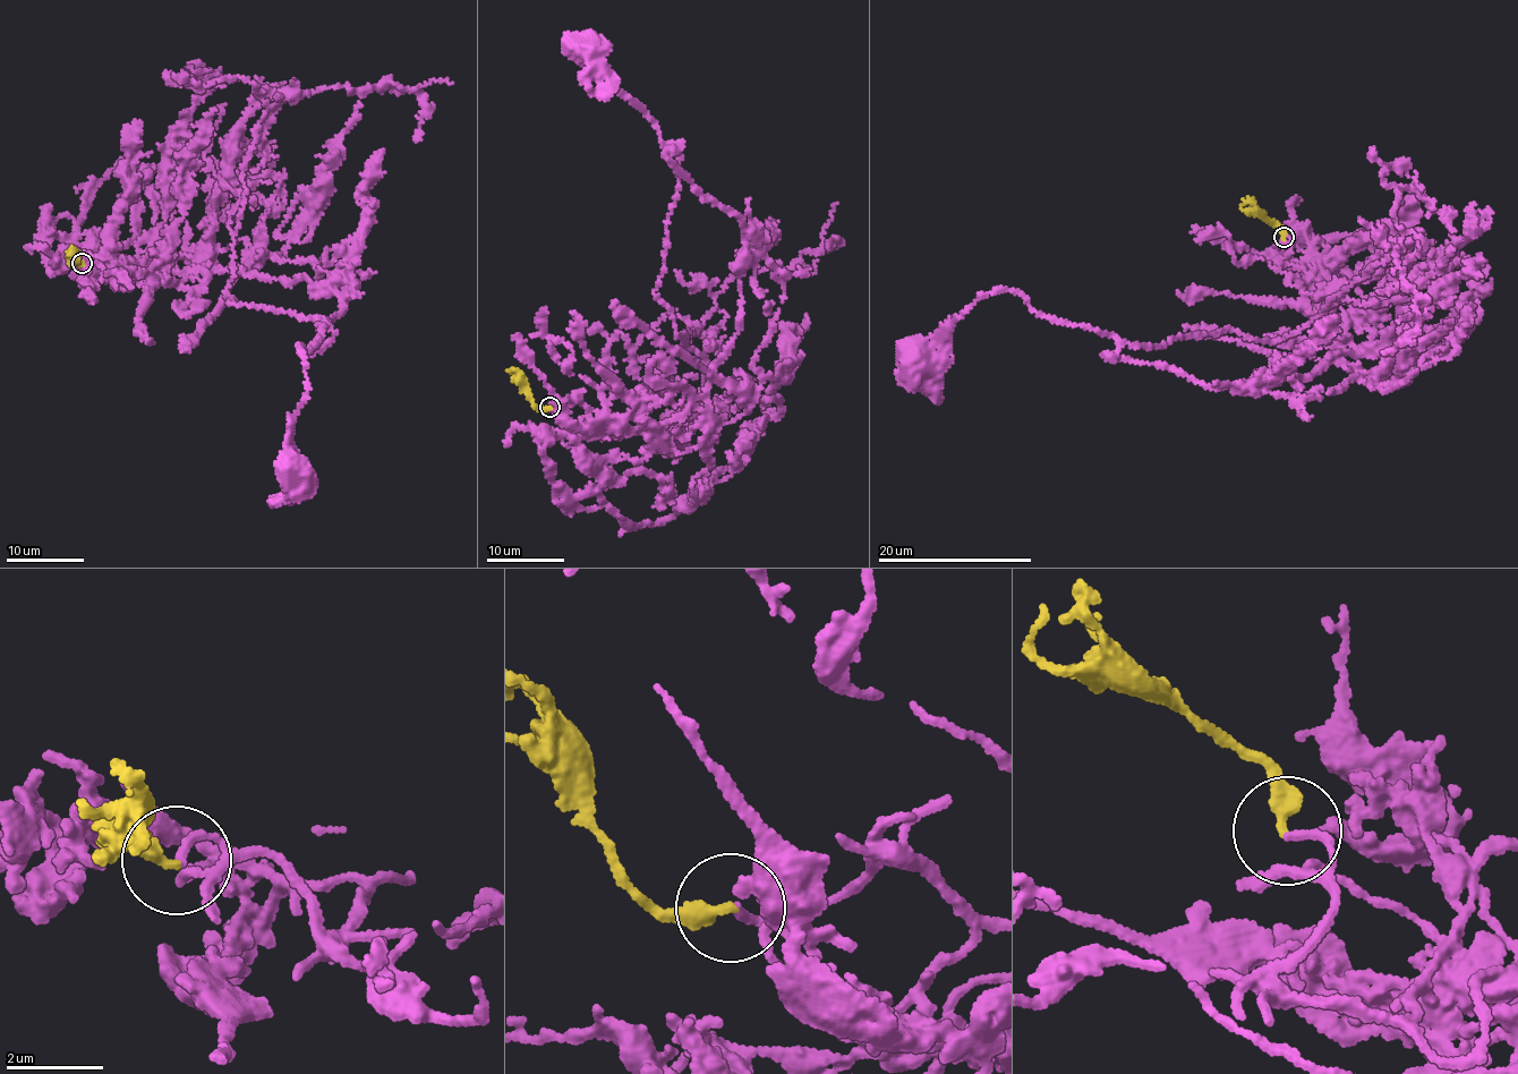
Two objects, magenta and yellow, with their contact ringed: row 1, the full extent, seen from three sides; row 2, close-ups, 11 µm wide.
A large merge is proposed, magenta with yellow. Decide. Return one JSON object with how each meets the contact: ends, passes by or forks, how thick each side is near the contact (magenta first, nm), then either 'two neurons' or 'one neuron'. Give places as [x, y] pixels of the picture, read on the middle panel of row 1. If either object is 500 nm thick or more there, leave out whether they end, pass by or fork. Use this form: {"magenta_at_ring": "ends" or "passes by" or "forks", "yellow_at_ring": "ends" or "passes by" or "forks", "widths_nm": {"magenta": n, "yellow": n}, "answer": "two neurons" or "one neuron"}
{"magenta_at_ring": "ends", "yellow_at_ring": "ends", "widths_nm": {"magenta": 170, "yellow": 320}, "answer": "one neuron"}

